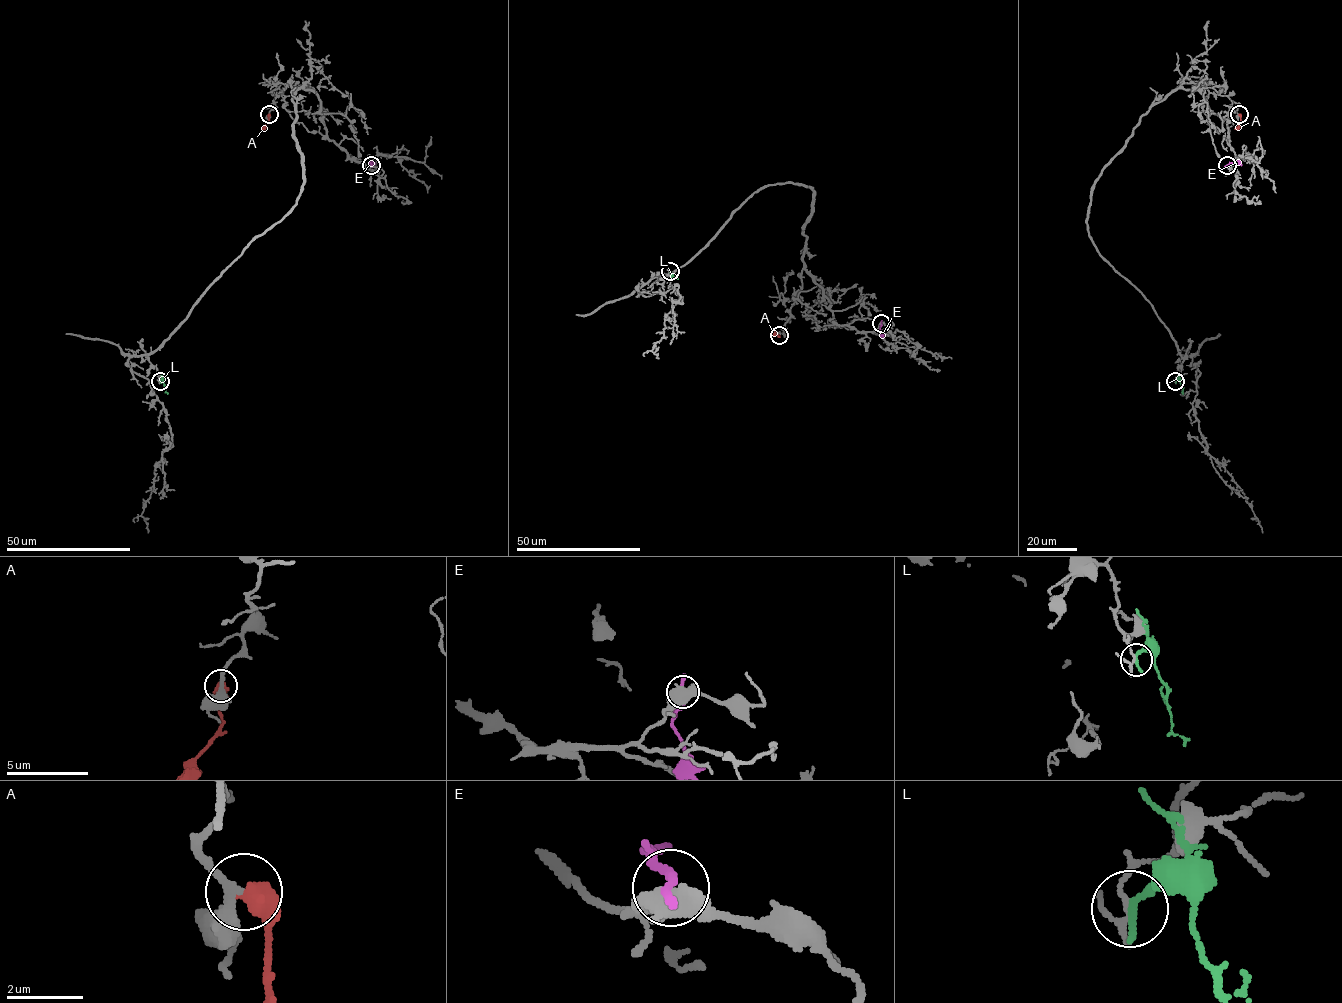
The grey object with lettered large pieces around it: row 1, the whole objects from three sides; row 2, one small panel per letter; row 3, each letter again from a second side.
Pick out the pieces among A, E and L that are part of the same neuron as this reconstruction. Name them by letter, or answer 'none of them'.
A

